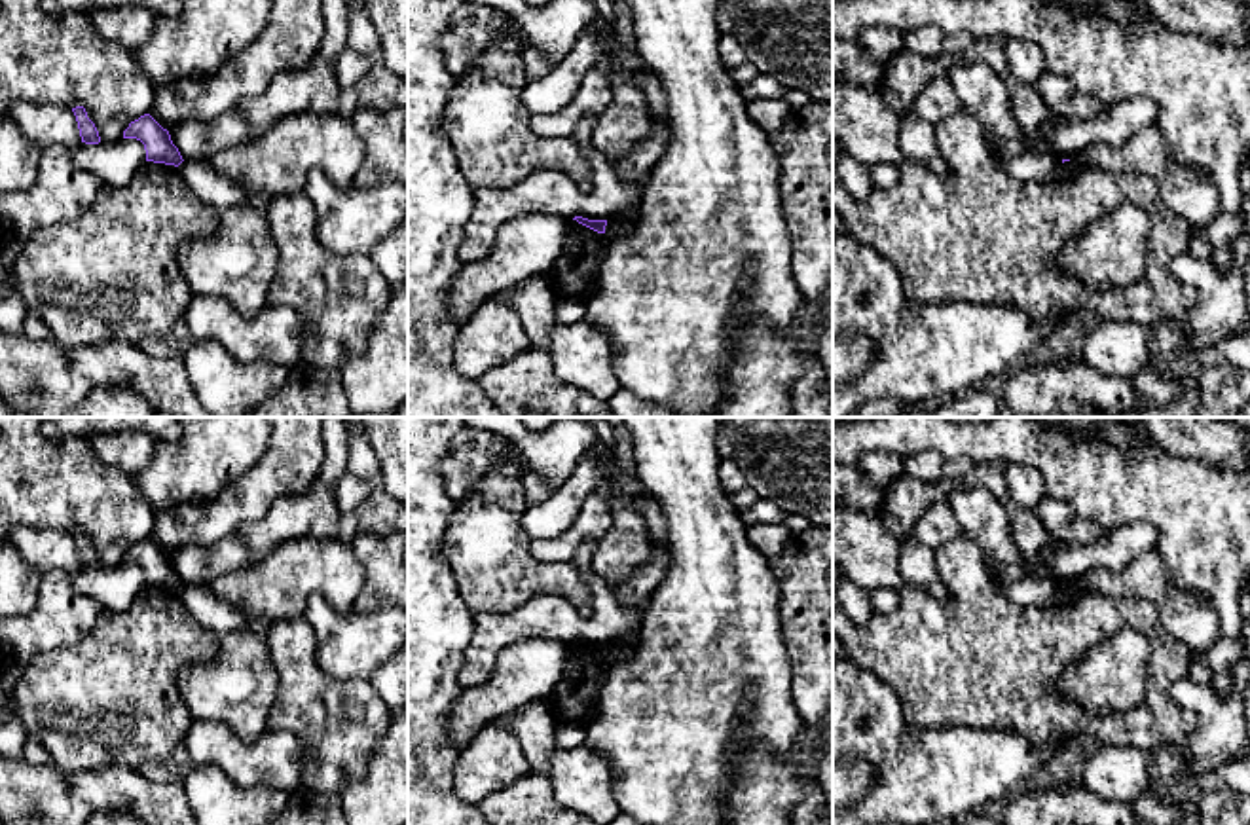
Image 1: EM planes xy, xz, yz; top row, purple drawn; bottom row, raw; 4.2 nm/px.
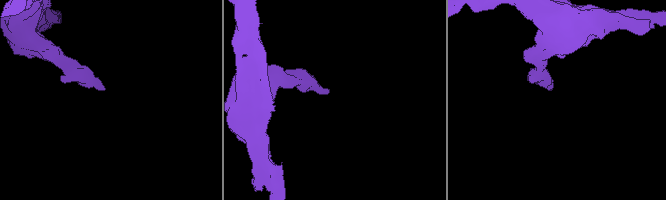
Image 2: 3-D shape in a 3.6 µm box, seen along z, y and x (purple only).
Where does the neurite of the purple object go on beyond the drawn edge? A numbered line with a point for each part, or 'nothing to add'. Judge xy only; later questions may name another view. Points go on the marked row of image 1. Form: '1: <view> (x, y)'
nothing to add

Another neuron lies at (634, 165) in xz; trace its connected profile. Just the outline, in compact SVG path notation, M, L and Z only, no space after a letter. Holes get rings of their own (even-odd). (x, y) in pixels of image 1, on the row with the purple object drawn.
M653 119L647 135L639 138L628 154L613 163L618 178L626 182L645 180L653 165L660 159L668 144L664 121Z

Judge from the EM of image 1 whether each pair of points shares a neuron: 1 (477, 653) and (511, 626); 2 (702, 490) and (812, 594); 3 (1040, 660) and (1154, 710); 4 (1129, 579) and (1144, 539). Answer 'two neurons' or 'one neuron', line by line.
1: one neuron
2: two neurons
3: one neuron
4: two neurons

